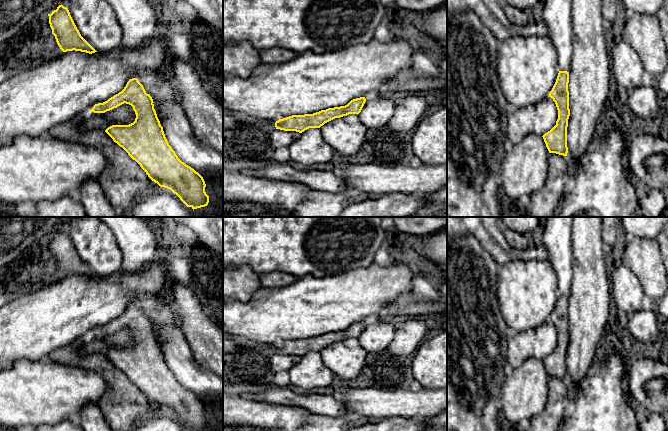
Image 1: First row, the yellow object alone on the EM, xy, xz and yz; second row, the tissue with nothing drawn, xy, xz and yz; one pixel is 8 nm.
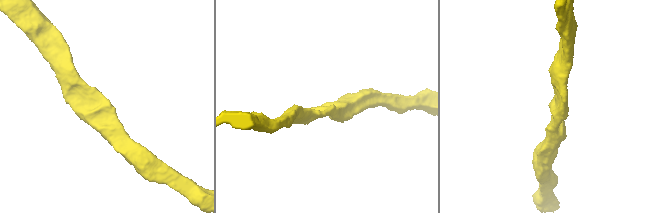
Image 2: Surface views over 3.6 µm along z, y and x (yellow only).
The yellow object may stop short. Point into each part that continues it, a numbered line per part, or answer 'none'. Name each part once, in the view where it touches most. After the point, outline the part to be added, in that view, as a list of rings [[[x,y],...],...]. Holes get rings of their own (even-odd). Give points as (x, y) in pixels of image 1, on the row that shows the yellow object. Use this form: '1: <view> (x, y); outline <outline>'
none

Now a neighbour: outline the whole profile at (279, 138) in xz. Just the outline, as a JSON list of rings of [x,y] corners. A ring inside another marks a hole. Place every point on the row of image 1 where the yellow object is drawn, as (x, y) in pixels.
[[[275,129],[270,135],[270,144],[274,149],[288,147],[291,143],[299,139],[301,133],[296,131],[284,131]]]

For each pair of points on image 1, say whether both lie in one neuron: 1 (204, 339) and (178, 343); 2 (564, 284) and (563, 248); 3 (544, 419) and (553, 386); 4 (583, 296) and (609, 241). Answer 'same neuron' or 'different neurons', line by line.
1: different neurons
2: same neuron
3: same neuron
4: different neurons

